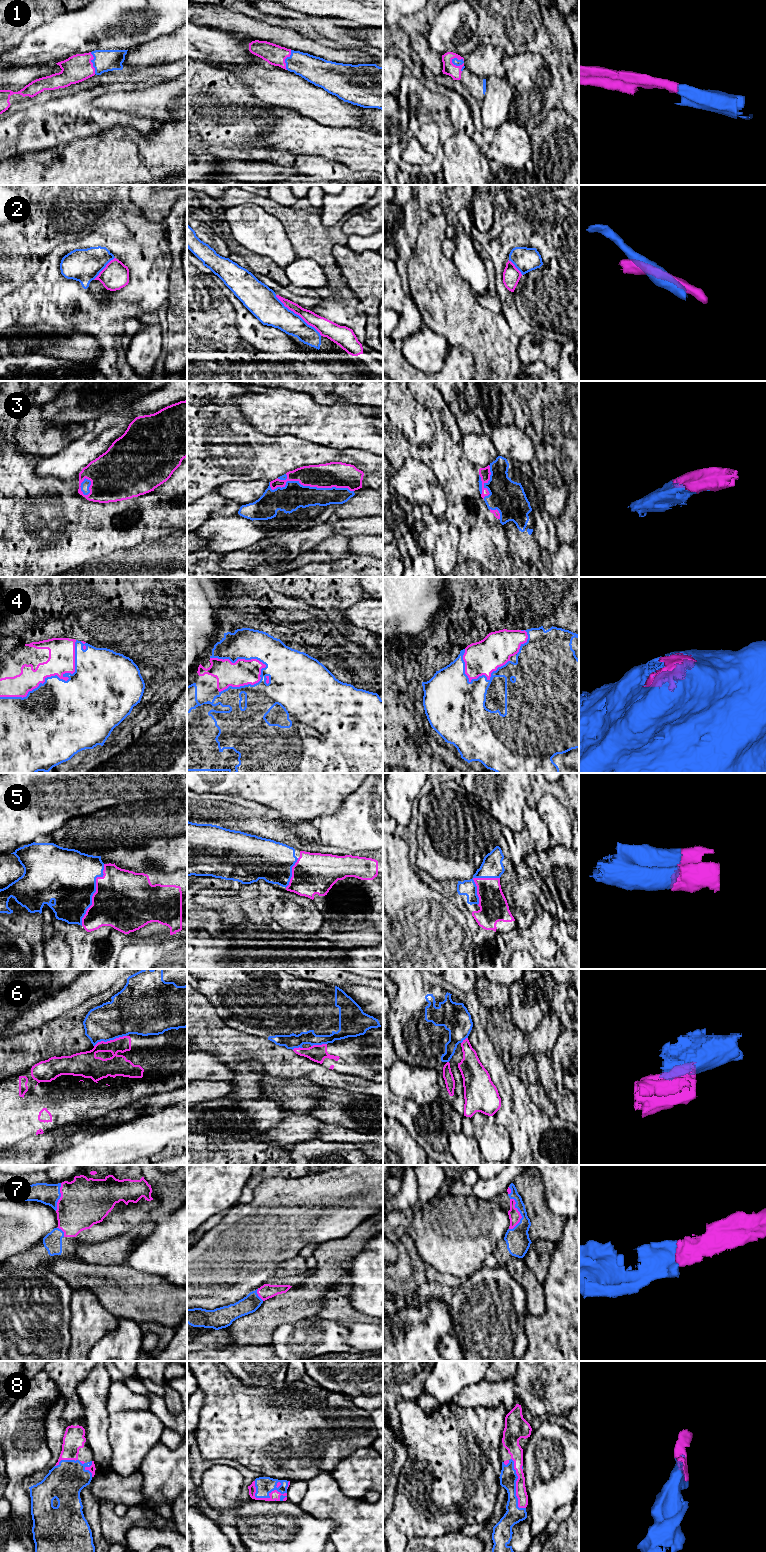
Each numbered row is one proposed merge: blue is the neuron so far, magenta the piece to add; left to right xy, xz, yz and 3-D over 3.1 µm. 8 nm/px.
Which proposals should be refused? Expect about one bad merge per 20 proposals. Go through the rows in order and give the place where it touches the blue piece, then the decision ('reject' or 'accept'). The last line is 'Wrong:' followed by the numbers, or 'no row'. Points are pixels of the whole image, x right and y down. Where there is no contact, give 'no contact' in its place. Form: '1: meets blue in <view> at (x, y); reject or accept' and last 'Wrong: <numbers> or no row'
1: meets blue in yz at (458, 65); accept
2: meets blue in xz at (298, 315); accept
3: meets blue in xz at (309, 486); accept
4: meets blue in xy at (52, 676); accept
5: meets blue in xy at (94, 892); accept
6: meets blue in xy at (110, 1039); reject
7: meets blue in yz at (521, 1215); accept
8: meets blue in xz at (264, 1497); accept
Wrong: 6

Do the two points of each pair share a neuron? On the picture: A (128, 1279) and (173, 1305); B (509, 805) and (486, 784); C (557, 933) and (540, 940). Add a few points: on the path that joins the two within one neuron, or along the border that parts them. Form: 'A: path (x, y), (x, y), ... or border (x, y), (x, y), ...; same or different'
A: path (139, 1290), (148, 1299), (162, 1302); same
B: path (503, 802), (491, 790); same
C: border (554, 922), (552, 937), (558, 949); different

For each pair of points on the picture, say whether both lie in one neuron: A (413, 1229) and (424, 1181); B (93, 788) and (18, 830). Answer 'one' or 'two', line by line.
A: two
B: one

